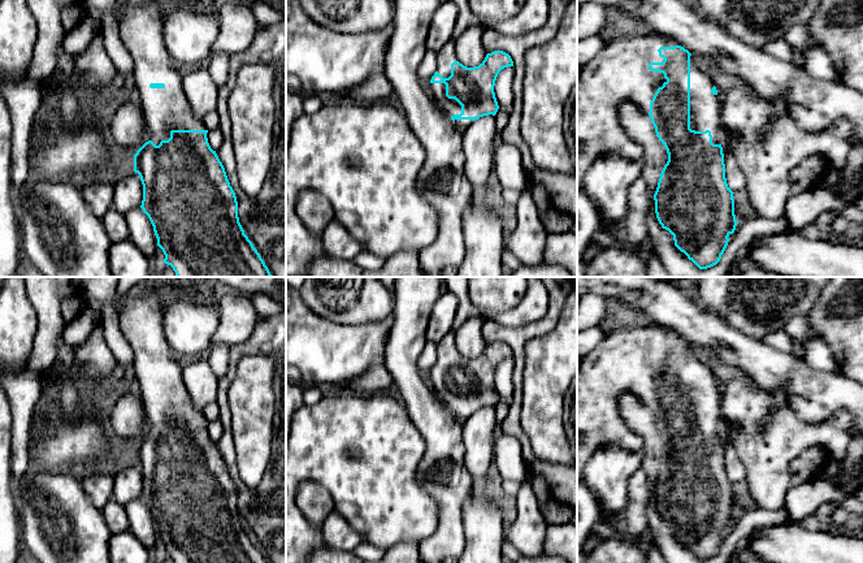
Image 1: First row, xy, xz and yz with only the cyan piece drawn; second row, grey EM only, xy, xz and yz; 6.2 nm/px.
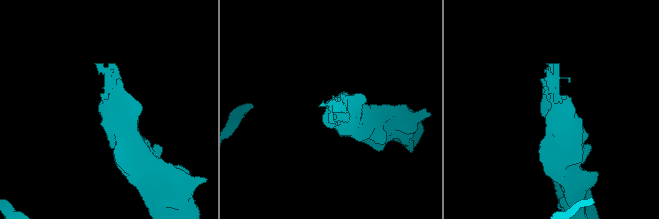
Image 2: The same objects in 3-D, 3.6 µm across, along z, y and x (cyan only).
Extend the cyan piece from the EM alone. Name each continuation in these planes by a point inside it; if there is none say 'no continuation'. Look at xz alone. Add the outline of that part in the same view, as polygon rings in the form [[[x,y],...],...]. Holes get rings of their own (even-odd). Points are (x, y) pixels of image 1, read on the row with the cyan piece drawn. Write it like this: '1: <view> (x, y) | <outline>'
1: xz (450, 107) | [[[430,83],[432,92],[434,95],[435,105],[451,120],[454,114],[461,113],[461,105],[455,99],[446,96],[444,83]]]

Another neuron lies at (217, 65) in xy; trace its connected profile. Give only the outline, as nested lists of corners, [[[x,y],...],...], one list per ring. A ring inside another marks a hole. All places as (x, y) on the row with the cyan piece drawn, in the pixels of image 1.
[[[213,52],[207,62],[209,74],[218,88],[229,79],[229,60],[230,56],[225,52]]]

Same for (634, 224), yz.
[[[641,176],[629,189],[628,212],[623,228],[632,244],[643,244],[649,241],[647,215],[652,207],[651,194],[646,179]]]

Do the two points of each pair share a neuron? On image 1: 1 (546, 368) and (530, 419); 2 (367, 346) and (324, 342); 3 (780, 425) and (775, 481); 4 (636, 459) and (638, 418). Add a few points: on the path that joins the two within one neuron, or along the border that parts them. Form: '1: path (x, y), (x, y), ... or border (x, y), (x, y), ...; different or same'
1: path (545, 381), (542, 406); same
2: path (356, 346), (334, 346); same
3: path (775, 440), (775, 467); same
4: border (641, 453), (642, 466); different

